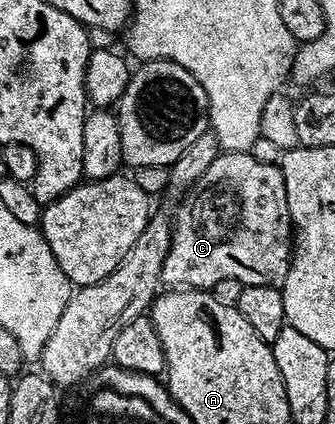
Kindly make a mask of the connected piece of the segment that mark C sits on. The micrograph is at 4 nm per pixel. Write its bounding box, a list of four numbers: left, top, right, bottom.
[161,152,292,290]

